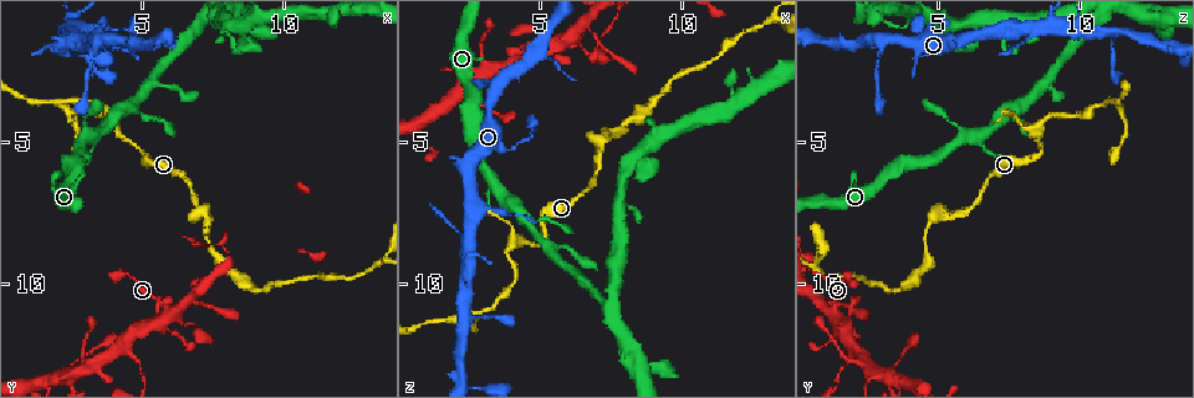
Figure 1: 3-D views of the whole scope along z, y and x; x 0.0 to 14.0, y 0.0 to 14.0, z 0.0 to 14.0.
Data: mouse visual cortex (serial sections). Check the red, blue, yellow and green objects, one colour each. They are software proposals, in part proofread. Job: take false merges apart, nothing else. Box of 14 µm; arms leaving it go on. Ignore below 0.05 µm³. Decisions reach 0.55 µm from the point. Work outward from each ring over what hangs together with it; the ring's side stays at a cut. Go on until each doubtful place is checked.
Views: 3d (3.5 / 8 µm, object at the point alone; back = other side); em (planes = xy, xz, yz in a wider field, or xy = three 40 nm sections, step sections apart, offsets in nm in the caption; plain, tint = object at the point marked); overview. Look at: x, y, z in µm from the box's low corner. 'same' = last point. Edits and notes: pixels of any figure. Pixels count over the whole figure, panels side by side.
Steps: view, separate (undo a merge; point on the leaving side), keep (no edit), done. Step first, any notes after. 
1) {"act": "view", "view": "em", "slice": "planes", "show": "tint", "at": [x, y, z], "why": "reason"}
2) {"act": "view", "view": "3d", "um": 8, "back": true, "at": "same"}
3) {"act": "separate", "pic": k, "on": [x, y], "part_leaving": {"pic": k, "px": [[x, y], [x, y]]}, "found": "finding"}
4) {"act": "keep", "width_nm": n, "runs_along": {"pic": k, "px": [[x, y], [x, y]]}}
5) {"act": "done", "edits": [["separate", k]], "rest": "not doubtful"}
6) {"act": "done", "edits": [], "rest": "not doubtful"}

{"act": "view", "view": "3d", "um": 8, "back": true, "at": [4.3, 4.8, 8.6], "why": "three-way junction"}

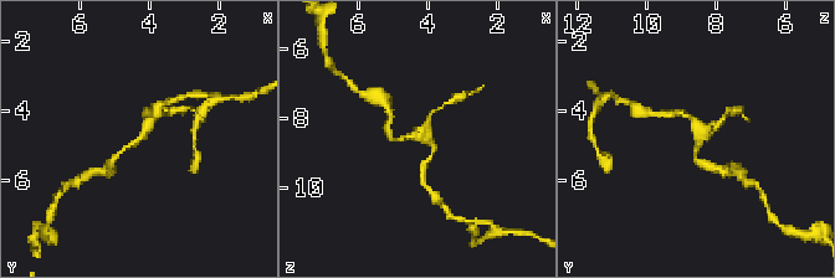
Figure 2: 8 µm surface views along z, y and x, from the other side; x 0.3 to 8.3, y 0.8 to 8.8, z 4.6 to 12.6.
{"act": "view", "view": "3d", "um": 3.5, "at": [4.3, 4.8, 8.5], "why": "closer look"}

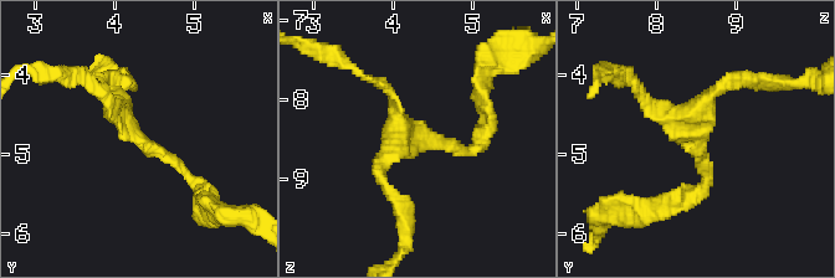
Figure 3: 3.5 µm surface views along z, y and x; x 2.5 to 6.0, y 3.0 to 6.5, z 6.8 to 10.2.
{"act": "keep", "runs_along": {"pic": 3, "px": [[199, 190], [123, 122], [101, 80]]}, "found": "all the same cell"}

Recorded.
{"act": "view", "view": "3d", "um": 3.5, "at": [3.9, 4.2, 8.9], "why": "abrupt turn"}

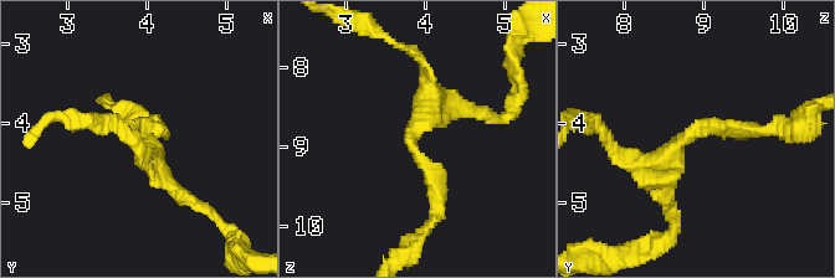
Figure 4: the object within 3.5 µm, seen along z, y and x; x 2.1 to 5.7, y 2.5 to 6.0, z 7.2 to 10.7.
{"act": "view", "view": "em", "slice": "xy", "step": 5, "show": "plain", "at": [3.80, 4.15, 8.85], "arm_widths_nm": [200, 200]}

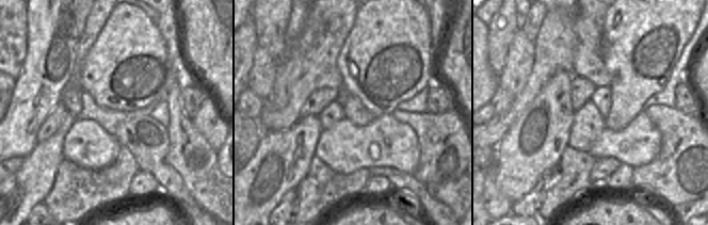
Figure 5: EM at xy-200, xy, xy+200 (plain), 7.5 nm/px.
{"act": "view", "view": "em", "slice": "xy", "step": 5, "show": "tint", "at": "same"}

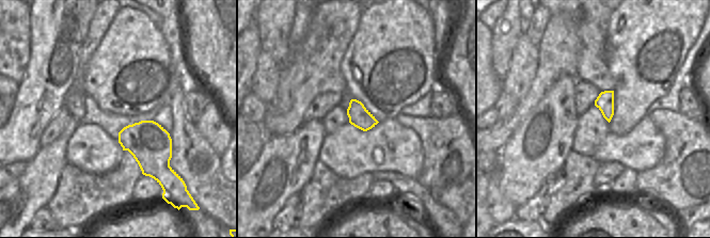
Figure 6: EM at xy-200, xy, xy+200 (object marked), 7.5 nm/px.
{"act": "keep", "found": "continuous, no second cell"}

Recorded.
{"act": "view", "view": "em", "slice": "xy", "step": 2, "show": "tint", "at": [4.6, 1.9, 4.9], "why": "abrupt turn"}

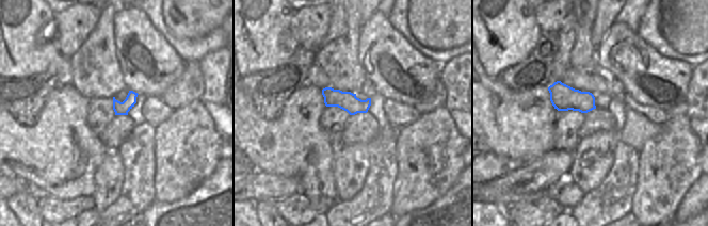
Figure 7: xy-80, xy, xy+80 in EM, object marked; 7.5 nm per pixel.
{"act": "view", "view": "3d", "um": 3.5, "at": "same"}

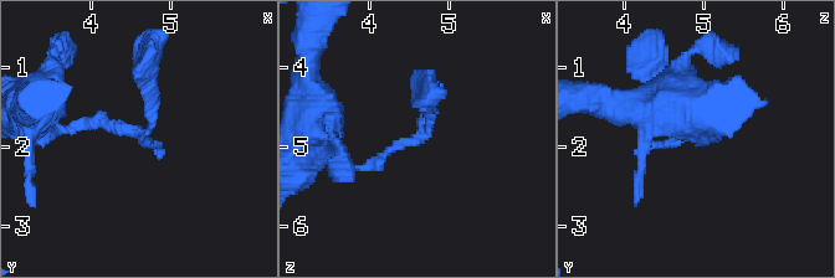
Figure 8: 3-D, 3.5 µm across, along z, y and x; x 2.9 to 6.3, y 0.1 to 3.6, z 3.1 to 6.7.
{"act": "keep", "runs_along": {"pic": 8, "px": [[68, 130], [103, 119], [146, 134], [149, 73]]}, "found": "continuous, no second cell"}

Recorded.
{"act": "view", "view": "3d", "um": 3.5, "at": [7.2, 7.9, 4.7], "why": "sudden change in width"}

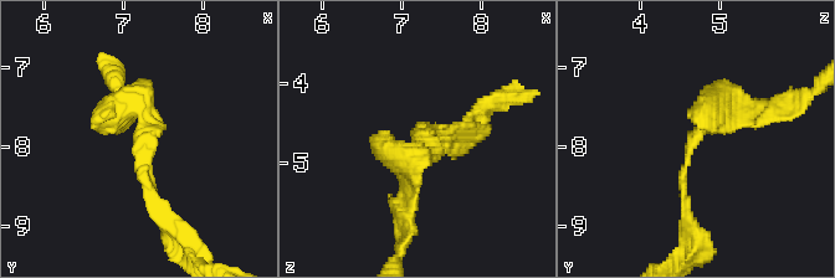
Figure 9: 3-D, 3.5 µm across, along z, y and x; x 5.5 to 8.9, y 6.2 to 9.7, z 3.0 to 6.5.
{"act": "view", "view": "em", "slice": "xy", "step": 2, "show": "plain", "at": [7.20, 7.85, 4.70], "arm_widths_nm": [150, 200], "why": "need the tissue"}

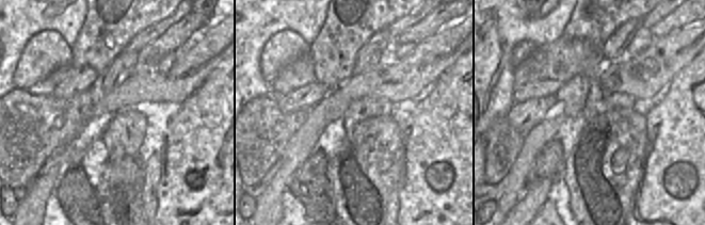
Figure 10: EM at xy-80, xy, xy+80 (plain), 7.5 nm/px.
{"act": "view", "view": "em", "slice": "xy", "step": 2, "show": "tint", "at": "same"}

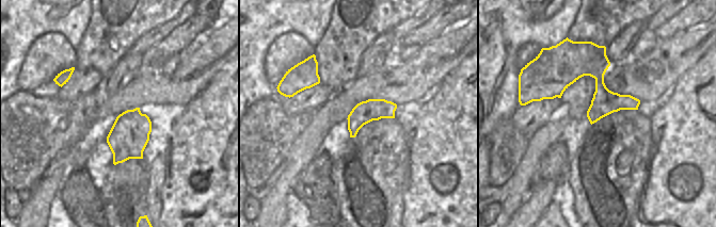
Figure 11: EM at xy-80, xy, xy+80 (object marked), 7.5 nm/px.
{"act": "keep", "runs_along": {"pic": 9, "px": [[749, 116], [708, 112], [682, 169], [686, 215]]}, "found": "one cell here"}

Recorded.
{"act": "view", "view": "3d", "um": 8, "at": [2.2, 3.5, 11.2]}

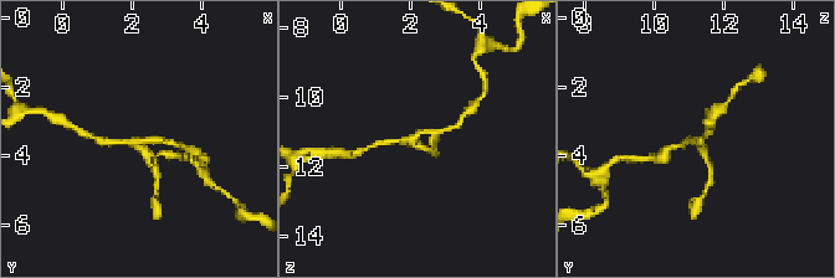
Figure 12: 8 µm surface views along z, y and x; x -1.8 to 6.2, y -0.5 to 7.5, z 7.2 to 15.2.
{"act": "view", "view": "3d", "um": 3.5, "back": true, "at": [2.0, 3.5, 11.2]}

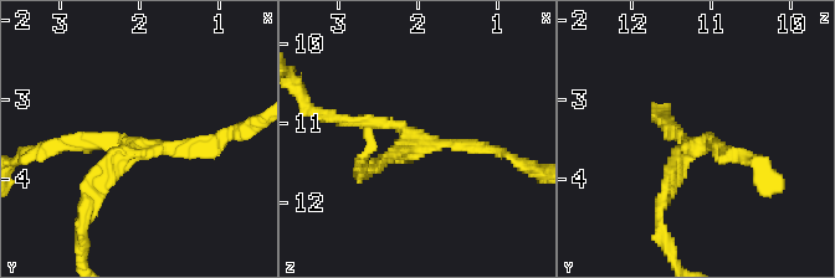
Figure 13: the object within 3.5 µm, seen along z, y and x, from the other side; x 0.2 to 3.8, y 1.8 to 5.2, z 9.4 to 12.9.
{"act": "view", "view": "em", "slice": "xy", "step": 1, "show": "tint", "at": [2.10, 3.55, 11.25], "arms": 3, "arm_widths_nm": [100, 150, 150]}

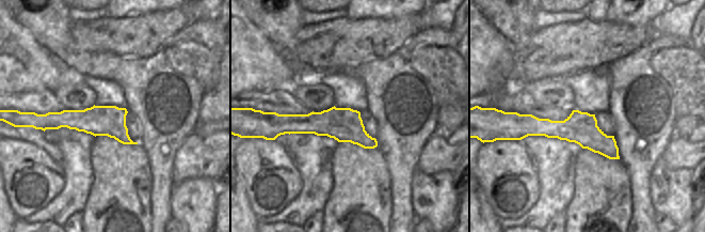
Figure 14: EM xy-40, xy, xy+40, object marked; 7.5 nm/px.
{"act": "keep", "runs_along": {"pic": 14, "px": [[518, 122], [582, 129], [615, 156]]}, "found": "continuous, no second cell"}

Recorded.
{"act": "done", "edits": [], "rest": "not doubtful"}

